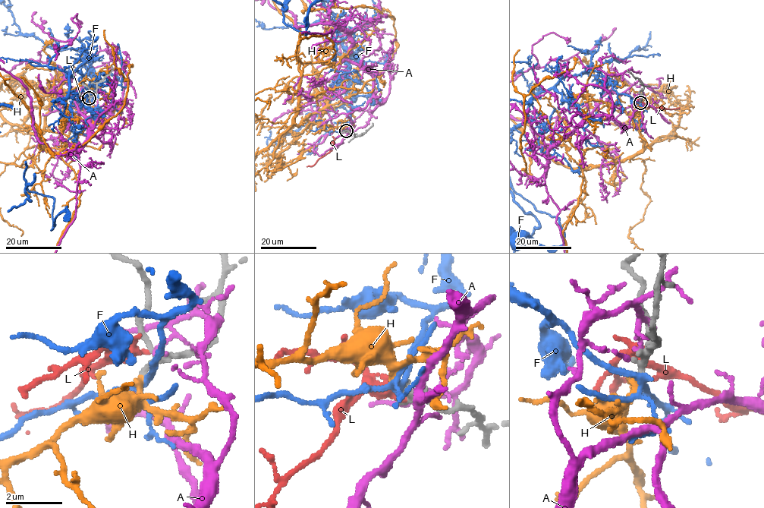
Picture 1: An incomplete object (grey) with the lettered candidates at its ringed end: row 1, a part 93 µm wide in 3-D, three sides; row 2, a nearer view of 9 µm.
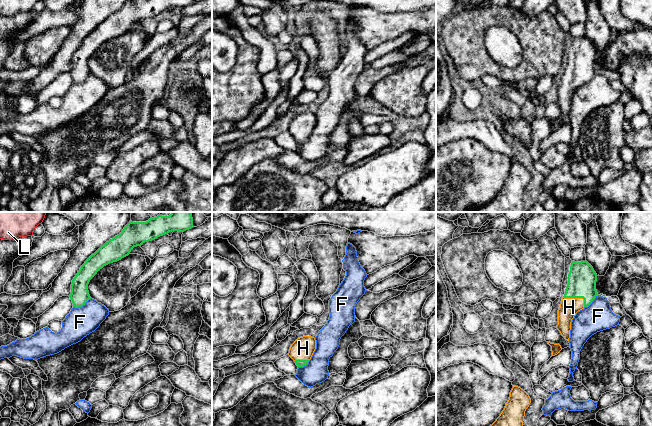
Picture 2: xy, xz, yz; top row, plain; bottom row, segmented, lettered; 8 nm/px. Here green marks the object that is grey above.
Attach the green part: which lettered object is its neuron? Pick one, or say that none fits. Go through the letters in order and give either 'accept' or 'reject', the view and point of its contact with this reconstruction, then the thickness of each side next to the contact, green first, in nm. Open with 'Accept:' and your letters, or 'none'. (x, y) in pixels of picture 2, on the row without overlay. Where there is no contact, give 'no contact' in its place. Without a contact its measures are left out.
Accept: H
A: reject; no contact
F: reject; meets green in xy at (82, 81); 150 nm thick on the green side, 240 nm on the other
H: accept; meets green in yz at (577, 73); 220 nm thick on the green side, 150 nm on the other
L: reject; no contact

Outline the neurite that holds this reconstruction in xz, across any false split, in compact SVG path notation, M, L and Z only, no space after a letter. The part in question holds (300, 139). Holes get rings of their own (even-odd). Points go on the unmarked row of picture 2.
M311 112L298 114L290 123L288 131L294 136L298 143L308 140L316 125L316 116Z

